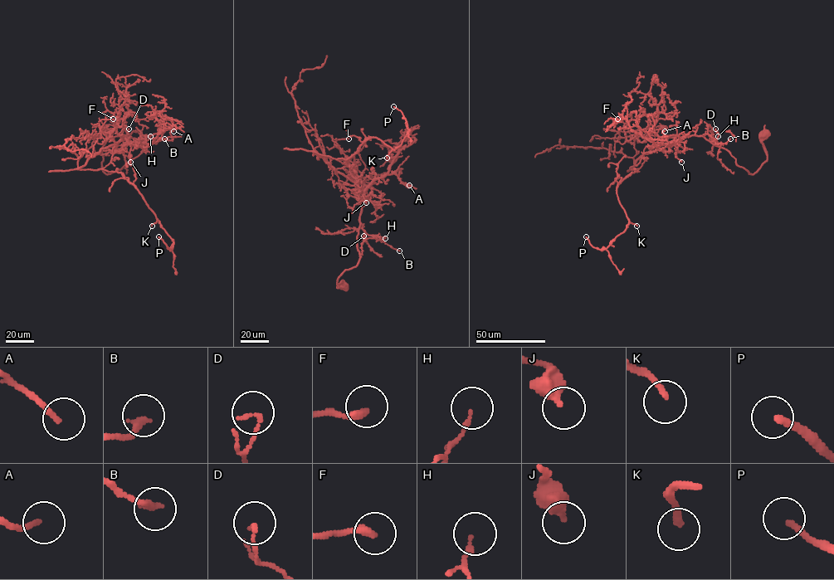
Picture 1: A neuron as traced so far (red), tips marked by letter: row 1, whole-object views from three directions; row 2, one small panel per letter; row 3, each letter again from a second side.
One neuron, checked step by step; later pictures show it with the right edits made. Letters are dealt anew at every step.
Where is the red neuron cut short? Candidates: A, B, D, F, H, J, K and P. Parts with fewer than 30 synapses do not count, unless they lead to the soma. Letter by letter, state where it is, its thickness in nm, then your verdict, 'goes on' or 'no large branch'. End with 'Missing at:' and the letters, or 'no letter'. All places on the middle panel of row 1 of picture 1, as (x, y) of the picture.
A: (409, 185) | 170 nm | no large branch
B: (399, 251) | 240 nm | no large branch
D: (363, 236) | 140 nm | no large branch
F: (348, 138) | 260 nm | no large branch
H: (385, 238) | 140 nm | no large branch
J: (366, 202) | 420 nm | no large branch
K: (387, 158) | 200 nm | goes on
P: (393, 106) | 220 nm | goes on
Missing at: K, P

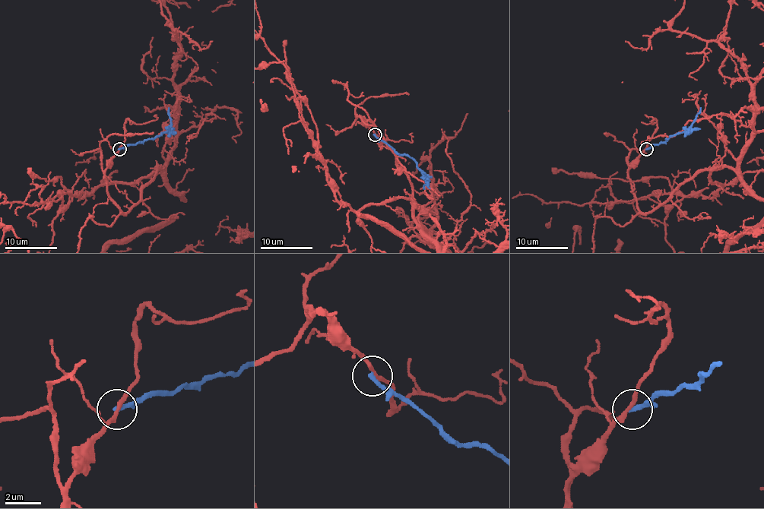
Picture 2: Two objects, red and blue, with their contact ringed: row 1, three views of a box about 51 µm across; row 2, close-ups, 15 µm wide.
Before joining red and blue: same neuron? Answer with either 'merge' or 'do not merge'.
do not merge

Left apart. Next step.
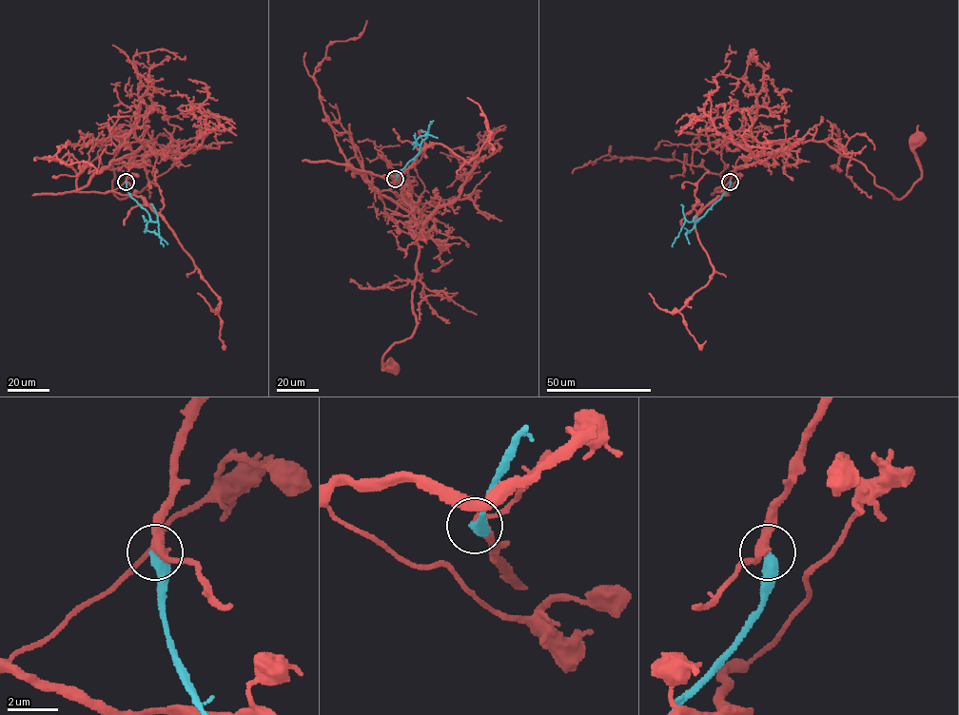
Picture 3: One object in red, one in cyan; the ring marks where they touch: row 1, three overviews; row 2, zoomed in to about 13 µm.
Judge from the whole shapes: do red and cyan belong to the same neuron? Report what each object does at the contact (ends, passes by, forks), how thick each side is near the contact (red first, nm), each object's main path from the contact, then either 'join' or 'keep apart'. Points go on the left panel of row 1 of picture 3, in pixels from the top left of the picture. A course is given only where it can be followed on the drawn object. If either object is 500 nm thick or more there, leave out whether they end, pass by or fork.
red passes by; cyan ends there; 320 nm thick on the red side, 440 nm on the other; red runs (126, 182), (152, 148), (146, 141), (147, 184), (119, 199), (113, 161), (122, 140); cyan runs (126, 182), (128, 193), (146, 211), (150, 220), (157, 221), (163, 246); join

